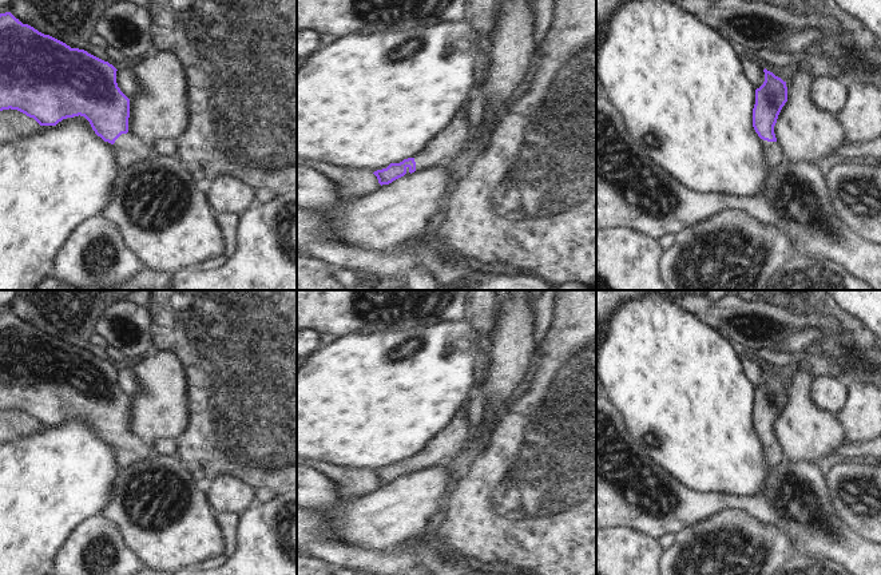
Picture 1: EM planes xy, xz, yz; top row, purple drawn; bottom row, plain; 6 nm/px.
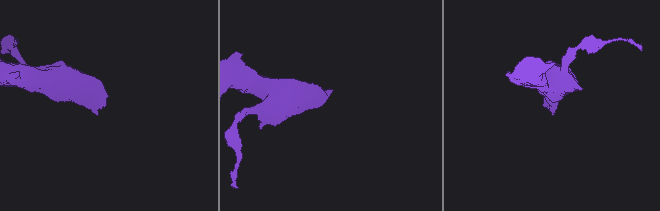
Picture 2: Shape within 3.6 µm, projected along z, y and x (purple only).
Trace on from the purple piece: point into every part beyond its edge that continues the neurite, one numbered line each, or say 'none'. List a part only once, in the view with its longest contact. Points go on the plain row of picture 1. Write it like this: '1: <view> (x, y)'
1: xy (129, 448)

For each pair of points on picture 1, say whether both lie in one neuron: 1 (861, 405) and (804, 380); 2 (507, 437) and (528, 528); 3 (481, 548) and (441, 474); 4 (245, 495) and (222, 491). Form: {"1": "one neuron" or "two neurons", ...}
{"1": "two neurons", "2": "one neuron", "3": "two neurons", "4": "one neuron"}

